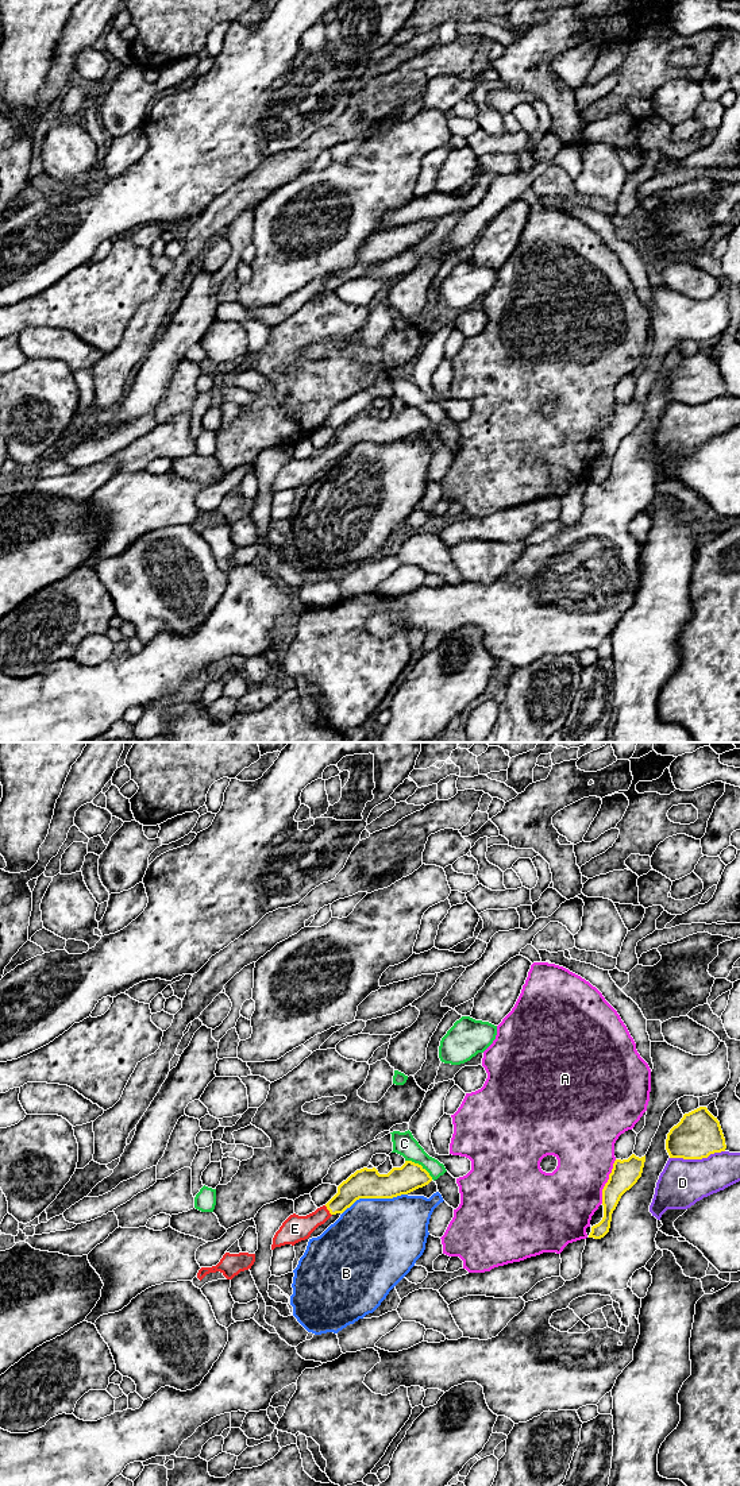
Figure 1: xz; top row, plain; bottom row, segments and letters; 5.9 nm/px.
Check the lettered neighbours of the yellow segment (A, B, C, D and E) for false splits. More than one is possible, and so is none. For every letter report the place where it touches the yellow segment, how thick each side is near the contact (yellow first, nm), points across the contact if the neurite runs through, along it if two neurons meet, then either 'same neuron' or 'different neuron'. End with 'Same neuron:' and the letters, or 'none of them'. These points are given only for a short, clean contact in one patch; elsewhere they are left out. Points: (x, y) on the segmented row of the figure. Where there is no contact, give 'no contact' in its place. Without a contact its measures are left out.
A: meets yellow in xz at (608, 1181); 160 nm thick on the yellow side, 360 nm on the other; different neuron
B: meets yellow in xz at (374, 1197); 180 nm thick on the yellow side, 500 nm on the other; different neuron
C: meets yellow in xz at (420, 1165); 170 nm thick on the yellow side, 140 nm on the other; different neuron
D: meets yellow in xz at (697, 1158); 280 nm thick on the yellow side, 280 nm on the other; different neuron
E: meets yellow in xz at (328, 1209); 160 nm thick on the yellow side, 160 nm on the other; runs through xz (361, 1184), (328, 1209), (309, 1223), (295, 1228); same neuron
Same neuron: E

